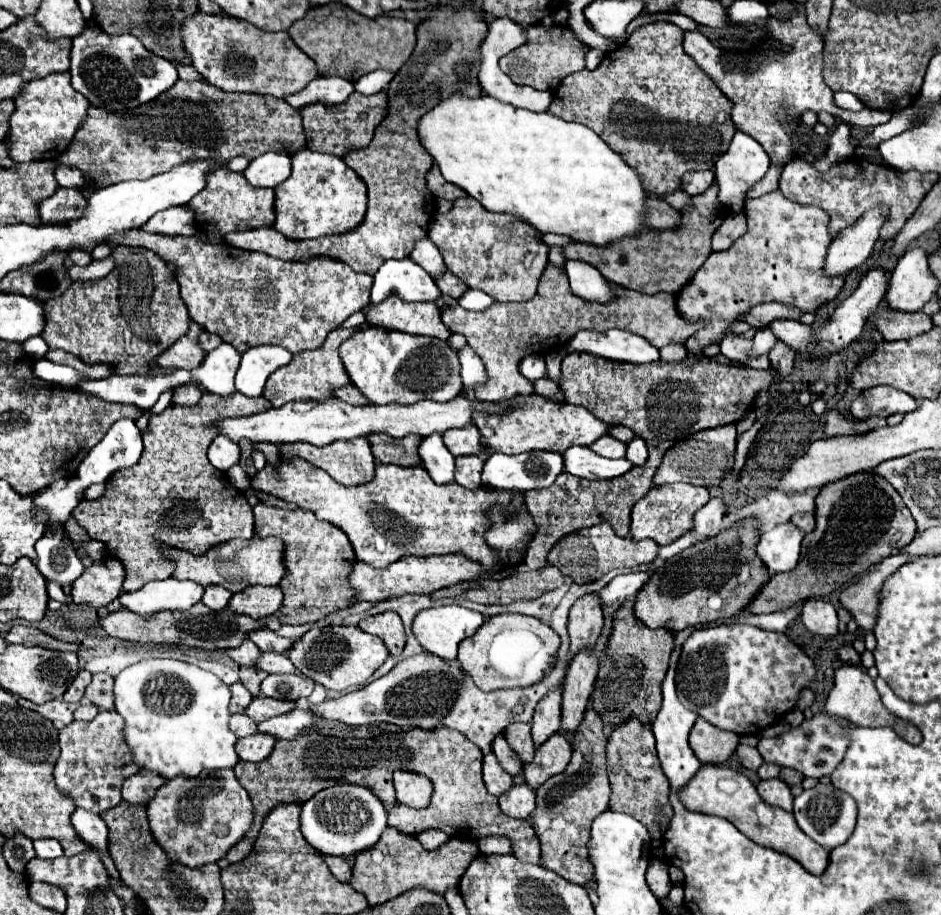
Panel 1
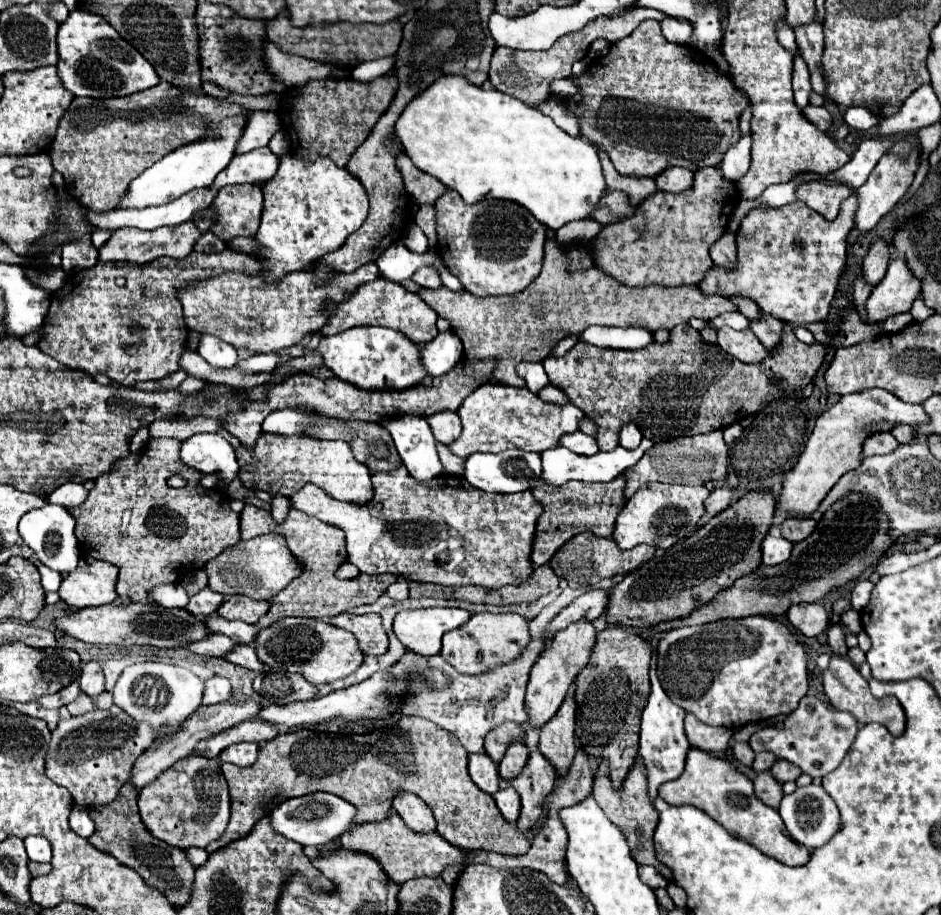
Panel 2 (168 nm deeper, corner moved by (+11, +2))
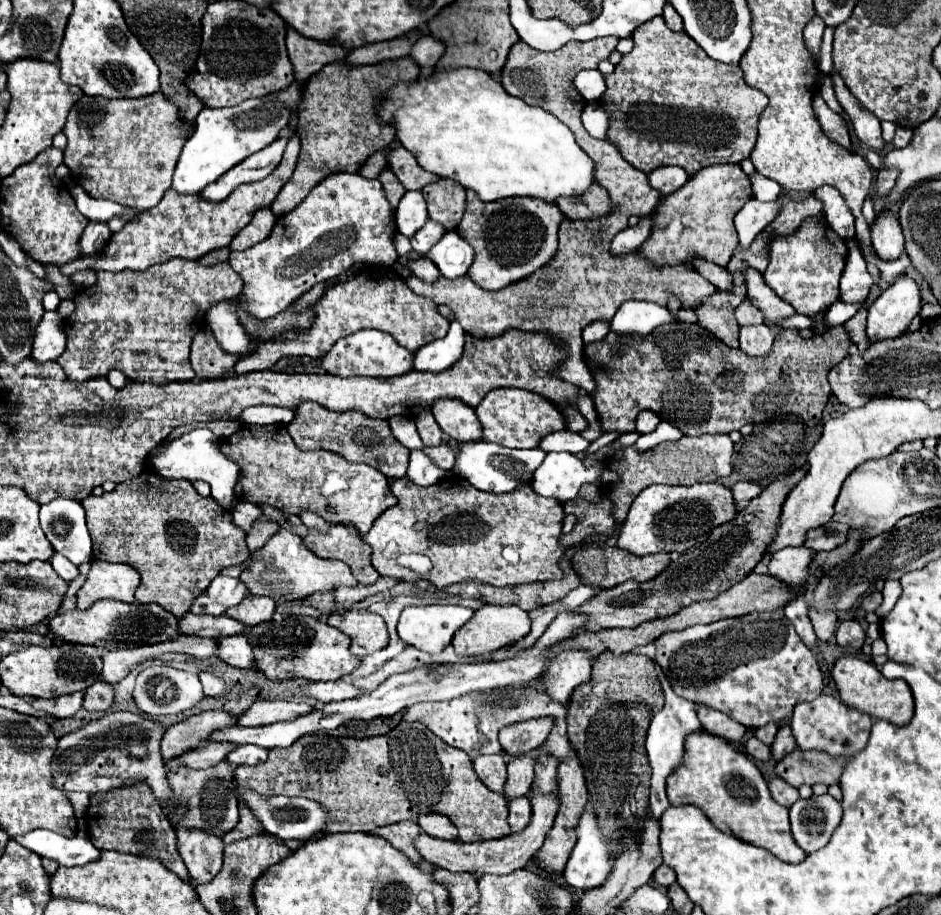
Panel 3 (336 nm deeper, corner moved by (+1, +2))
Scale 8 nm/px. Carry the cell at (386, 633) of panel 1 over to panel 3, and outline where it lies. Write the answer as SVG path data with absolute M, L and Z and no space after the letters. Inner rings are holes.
M350 610L344 614L332 614L326 622L352 638L352 652L356 656L368 656L388 646L386 622L378 614Z

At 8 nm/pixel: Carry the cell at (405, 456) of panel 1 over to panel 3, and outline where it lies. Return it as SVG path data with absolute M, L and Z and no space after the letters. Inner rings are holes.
M304 402L296 410L296 418L288 424L288 432L302 450L322 448L338 452L350 462L364 462L374 466L390 480L406 476L410 450L394 438L390 424L386 420L368 418L366 414L362 416L360 412L330 412L314 402Z

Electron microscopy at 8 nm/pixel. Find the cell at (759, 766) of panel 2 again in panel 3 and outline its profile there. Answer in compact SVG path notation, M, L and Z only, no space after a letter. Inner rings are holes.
M788 724L780 726L780 730L778 730L778 734L776 734L776 740L774 740L774 744L772 744L770 748L772 748L772 758L774 758L776 762L780 762L786 754L790 754L790 752L796 748L794 738L792 738L792 730L790 730Z

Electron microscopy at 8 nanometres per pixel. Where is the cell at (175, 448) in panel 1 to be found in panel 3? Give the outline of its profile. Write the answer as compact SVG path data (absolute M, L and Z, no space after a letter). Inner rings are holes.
M152 468L130 482L116 484L112 492L88 496L82 506L94 542L94 558L132 566L140 574L136 602L156 602L178 618L222 568L244 564L250 556L244 542L246 532L232 522L230 510L224 510L212 496L200 496L188 480L168 480Z

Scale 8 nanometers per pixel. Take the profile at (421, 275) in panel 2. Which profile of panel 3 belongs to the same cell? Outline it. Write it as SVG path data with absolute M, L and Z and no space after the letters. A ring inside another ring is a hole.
M418 258L414 262L408 262L408 266L410 266L412 274L418 276L422 282L430 282L432 284L432 282L436 282L440 278L440 270L426 258Z

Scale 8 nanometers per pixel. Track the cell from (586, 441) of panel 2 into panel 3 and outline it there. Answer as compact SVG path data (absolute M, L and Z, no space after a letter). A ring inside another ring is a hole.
M562 430L558 434L548 434L546 438L542 438L542 446L540 448L548 450L548 452L572 452L572 454L580 454L580 452L586 452L590 444L592 442L582 438L578 432Z

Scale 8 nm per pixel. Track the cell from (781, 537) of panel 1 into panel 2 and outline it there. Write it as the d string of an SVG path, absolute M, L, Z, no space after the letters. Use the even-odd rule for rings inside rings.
M766 536L764 542L762 542L762 564L764 566L776 566L776 564L782 564L790 558L792 554L792 542L788 542L786 538L782 536Z

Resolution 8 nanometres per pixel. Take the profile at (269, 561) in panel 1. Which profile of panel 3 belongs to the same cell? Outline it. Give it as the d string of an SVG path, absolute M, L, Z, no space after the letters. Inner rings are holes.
M280 530L276 532L266 546L252 552L250 566L242 570L240 580L246 584L250 594L270 596L274 602L290 602L302 596L310 596L322 590L334 590L338 586L356 586L358 580L350 568L340 560L322 560L302 546L300 536Z

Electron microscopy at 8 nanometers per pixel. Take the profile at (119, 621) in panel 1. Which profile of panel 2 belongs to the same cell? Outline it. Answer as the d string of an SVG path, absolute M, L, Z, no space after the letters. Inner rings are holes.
M104 604L96 608L82 608L70 616L58 618L56 626L82 642L94 644L114 644L114 646L134 646L134 644L150 644L156 648L176 648L186 646L190 642L198 642L208 636L208 630L200 616L188 614L182 608L164 608L156 604Z

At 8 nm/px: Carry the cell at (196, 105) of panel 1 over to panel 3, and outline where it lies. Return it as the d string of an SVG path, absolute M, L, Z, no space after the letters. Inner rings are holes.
M162 92L150 94L146 98L122 98L122 100L106 100L82 96L70 110L68 122L62 130L68 138L68 146L64 150L64 164L70 168L74 180L92 196L106 198L134 210L150 210L154 208L166 190L170 188L170 178L174 166L178 162L180 150L186 144L186 126L184 118Z

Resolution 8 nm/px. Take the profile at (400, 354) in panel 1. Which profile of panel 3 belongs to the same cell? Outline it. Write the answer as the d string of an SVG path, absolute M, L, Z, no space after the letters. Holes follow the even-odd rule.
M362 330L350 336L340 338L330 352L320 360L320 366L328 374L336 374L342 378L350 376L372 376L372 378L394 378L414 370L414 354L400 346L394 336L380 330Z

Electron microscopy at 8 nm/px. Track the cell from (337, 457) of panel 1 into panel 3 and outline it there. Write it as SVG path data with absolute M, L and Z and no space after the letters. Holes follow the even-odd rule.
M284 424L242 426L234 436L222 438L220 446L242 466L236 490L240 490L242 500L252 504L264 502L286 514L312 510L326 522L352 524L360 532L368 532L372 522L396 504L382 472L362 462L348 462L330 450L298 450Z

